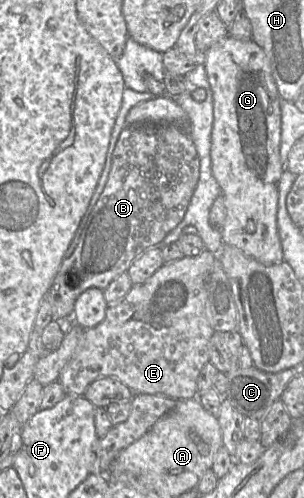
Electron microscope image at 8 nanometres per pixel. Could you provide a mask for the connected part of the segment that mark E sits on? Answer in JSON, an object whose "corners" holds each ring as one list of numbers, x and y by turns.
{"corners":[[204,249,197,256,183,256,174,262,164,263,145,282,133,285,131,290,121,300,108,305,105,319,97,326,84,330,72,357,60,372,57,381,62,385,66,395,84,396,87,387,93,381,101,377,115,377,125,384,133,394,164,395,174,400,196,398,198,396,197,378,203,366,209,362,209,342,215,332,207,318,206,279,212,272,217,258,218,255]]}

